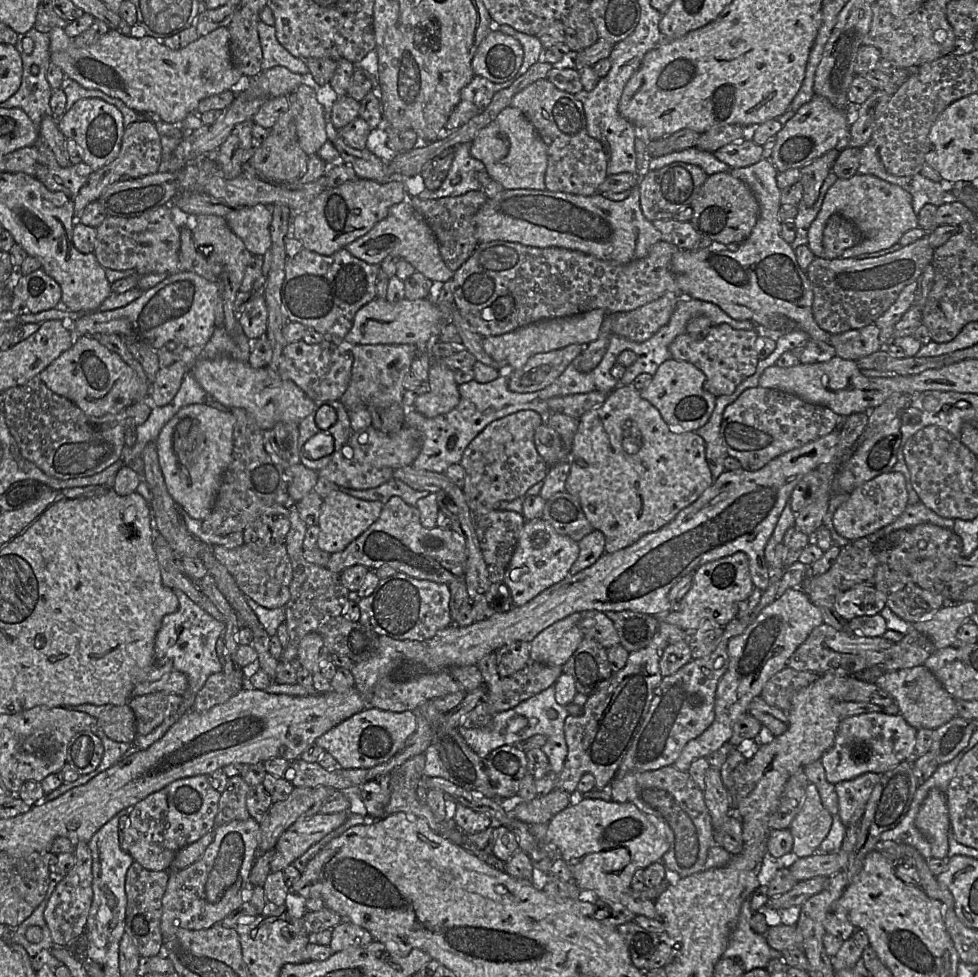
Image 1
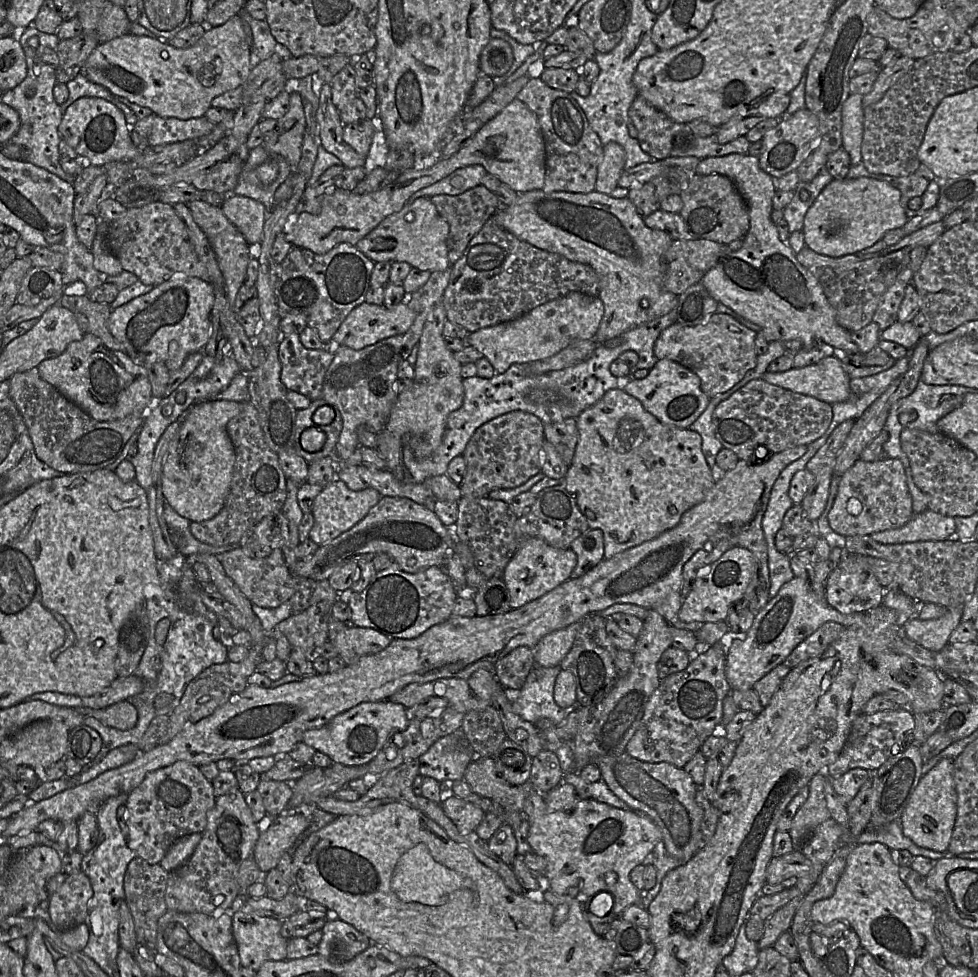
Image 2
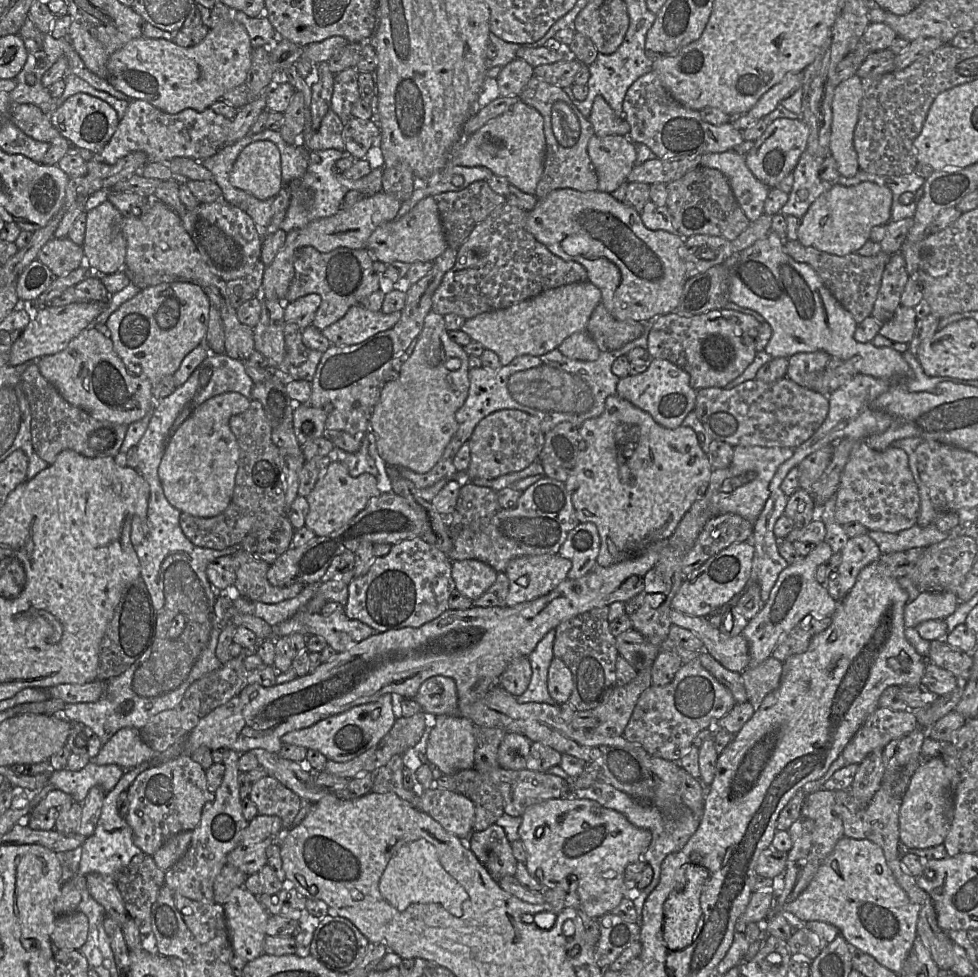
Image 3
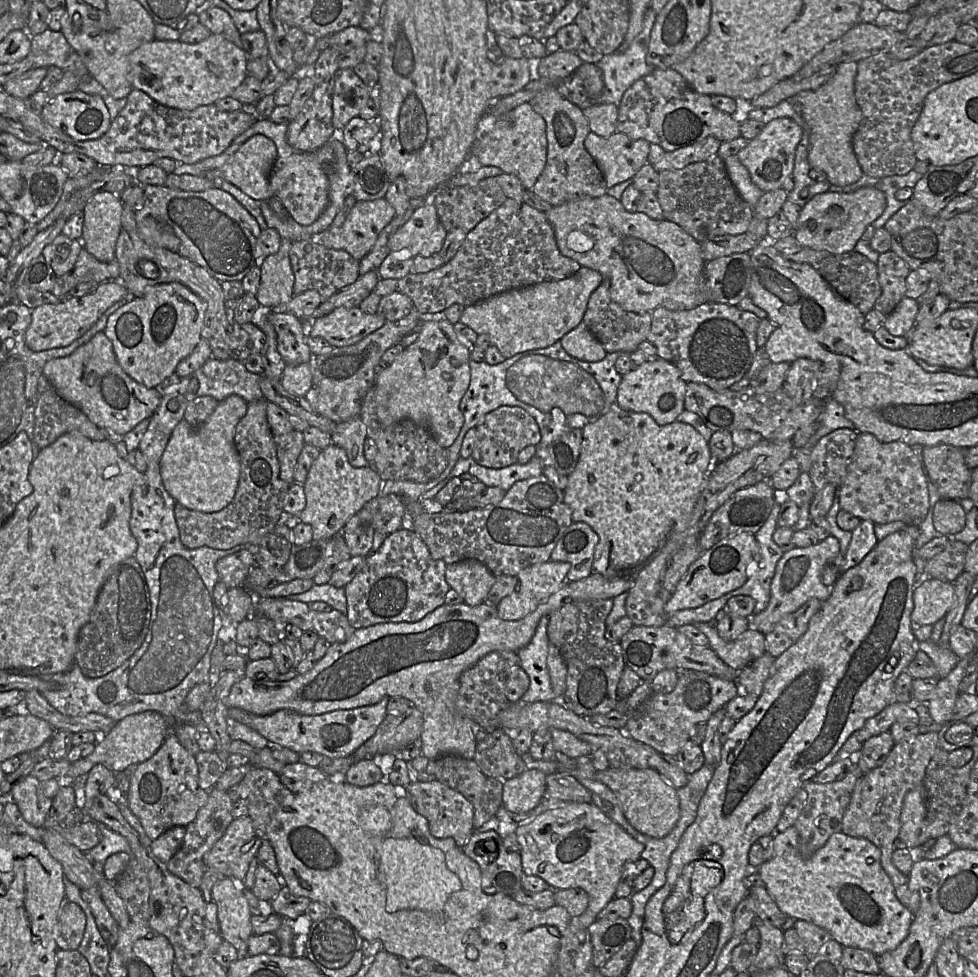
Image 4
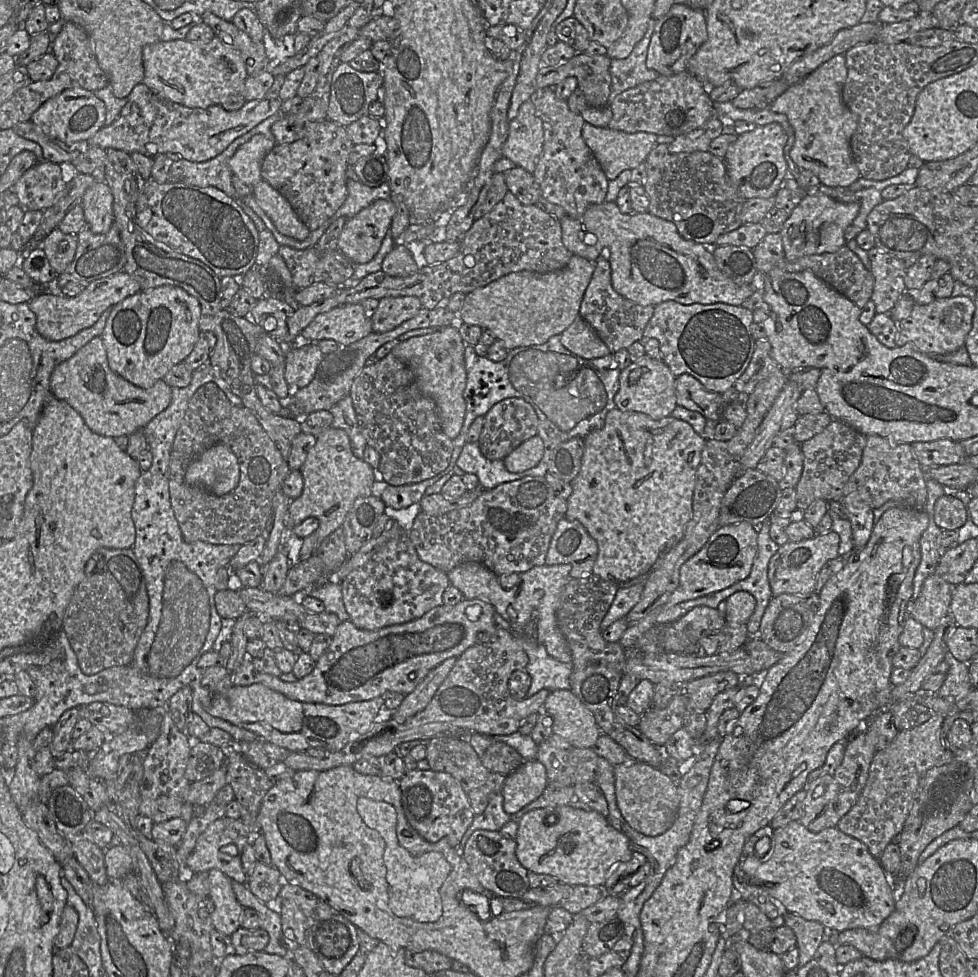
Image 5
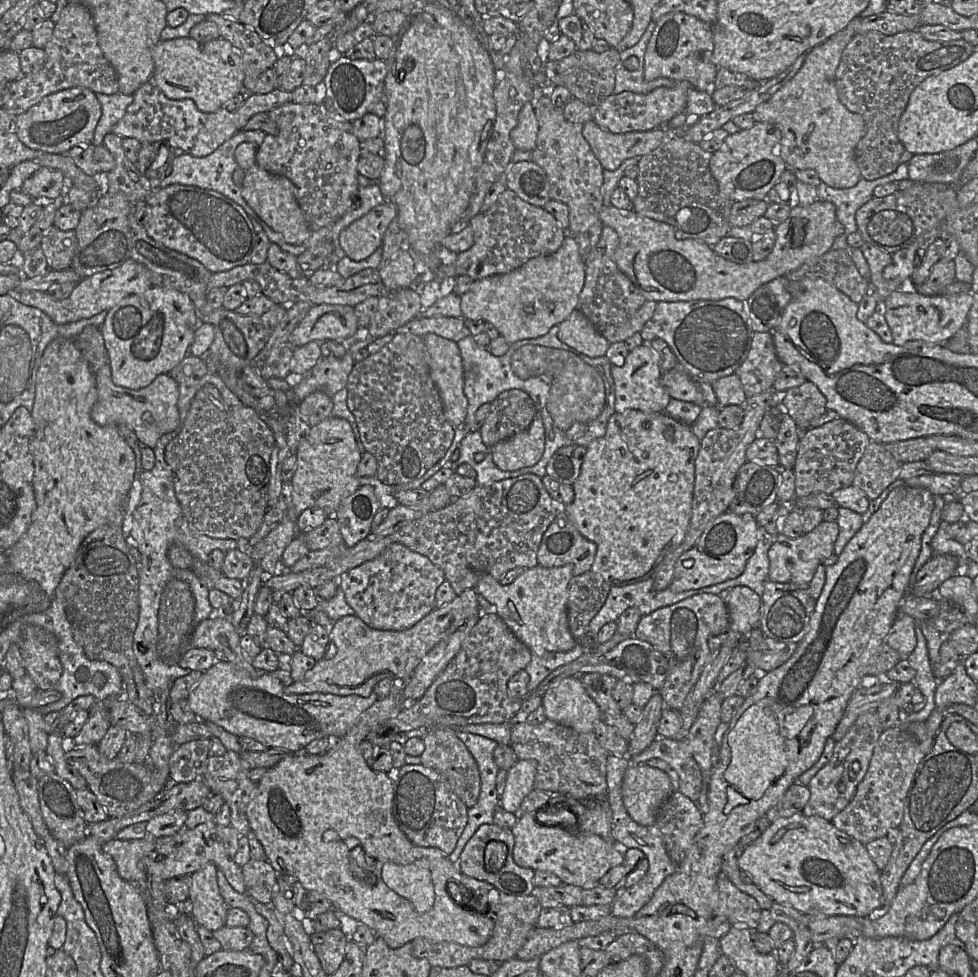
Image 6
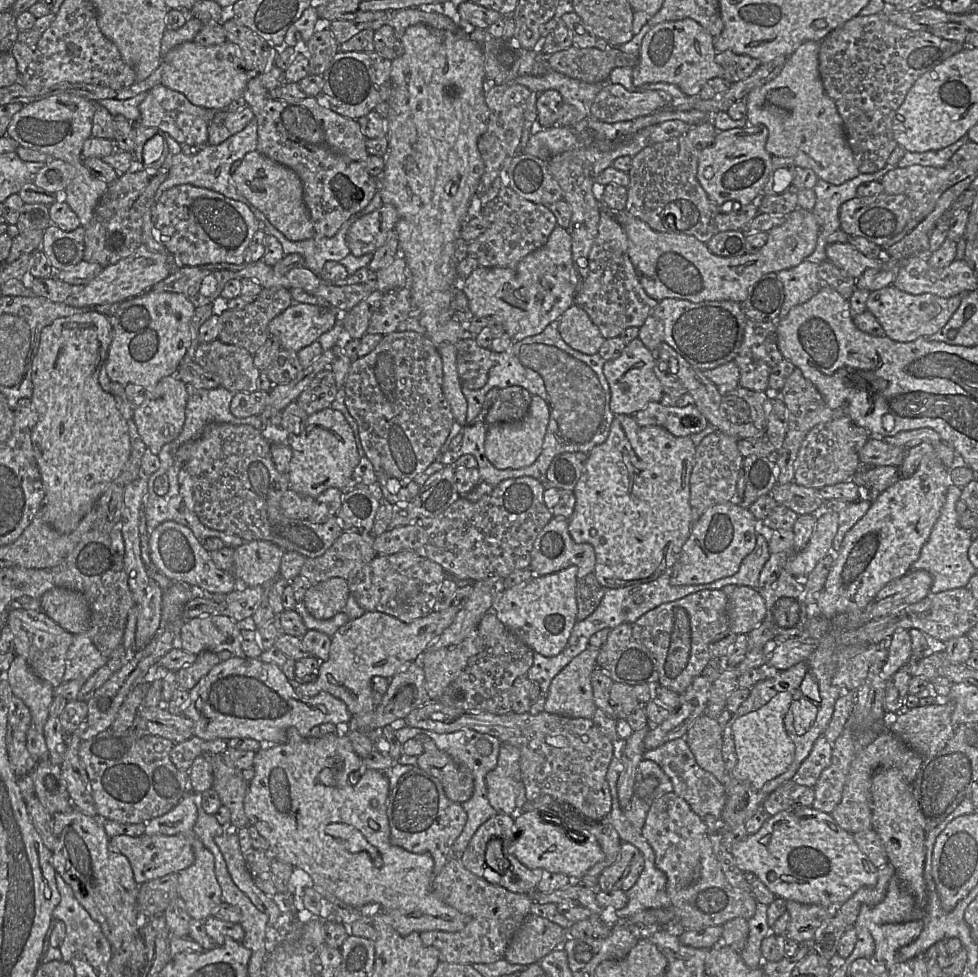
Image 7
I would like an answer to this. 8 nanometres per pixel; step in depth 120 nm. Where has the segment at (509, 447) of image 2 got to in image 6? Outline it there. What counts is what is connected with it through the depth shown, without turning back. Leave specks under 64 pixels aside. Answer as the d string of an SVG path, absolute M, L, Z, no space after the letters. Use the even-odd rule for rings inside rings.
M506 390L491 403L491 409L479 430L482 441L490 448L525 431L536 414L535 403L525 391Z

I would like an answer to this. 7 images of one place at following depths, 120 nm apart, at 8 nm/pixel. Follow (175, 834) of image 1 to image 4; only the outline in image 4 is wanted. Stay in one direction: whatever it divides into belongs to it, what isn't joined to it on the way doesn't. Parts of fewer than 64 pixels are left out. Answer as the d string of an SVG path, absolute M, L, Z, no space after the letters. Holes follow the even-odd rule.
M170 731L157 752L148 760L137 764L130 777L127 803L140 820L147 837L157 839L175 826L191 823L209 797L209 791L199 786L198 766L195 756L189 753Z

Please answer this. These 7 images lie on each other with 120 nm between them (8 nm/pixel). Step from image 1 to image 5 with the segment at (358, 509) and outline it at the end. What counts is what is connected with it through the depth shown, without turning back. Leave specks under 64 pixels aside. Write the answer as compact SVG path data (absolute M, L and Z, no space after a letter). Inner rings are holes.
M329 427L316 438L315 446L308 452L300 468L303 477L303 491L300 497L290 500L286 514L286 529L291 529L308 517L315 517L319 526L308 539L314 553L321 542L341 527L347 513L359 497L371 496L375 482L375 471L363 460L354 456L347 433Z

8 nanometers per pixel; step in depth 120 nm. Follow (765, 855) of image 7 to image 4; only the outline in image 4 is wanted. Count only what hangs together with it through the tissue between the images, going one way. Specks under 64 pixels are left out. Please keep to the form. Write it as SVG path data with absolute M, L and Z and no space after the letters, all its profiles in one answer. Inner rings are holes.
M796 828L776 830L772 858L755 871L787 917L824 928L843 947L854 946L881 955L897 948L909 934L914 914L898 900L881 865L880 849L865 838L836 832L811 857L803 858Z

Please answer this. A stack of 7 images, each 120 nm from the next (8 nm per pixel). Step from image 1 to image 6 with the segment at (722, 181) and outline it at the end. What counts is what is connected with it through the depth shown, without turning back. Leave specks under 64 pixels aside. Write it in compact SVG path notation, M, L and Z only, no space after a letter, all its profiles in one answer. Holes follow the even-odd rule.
M683 136L666 139L659 147L638 160L638 194L632 210L653 220L670 224L677 239L697 239L710 246L728 235L734 202L721 195L709 163L713 153Z

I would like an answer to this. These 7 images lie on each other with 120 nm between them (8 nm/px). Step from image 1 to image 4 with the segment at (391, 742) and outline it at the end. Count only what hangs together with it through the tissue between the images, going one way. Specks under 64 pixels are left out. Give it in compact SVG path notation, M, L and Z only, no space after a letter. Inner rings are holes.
M390 697L378 703L353 709L340 709L319 715L302 715L281 709L269 715L256 715L240 708L229 708L230 720L241 722L260 733L271 744L278 744L301 754L306 751L324 755L327 759L351 756L369 740L387 716Z

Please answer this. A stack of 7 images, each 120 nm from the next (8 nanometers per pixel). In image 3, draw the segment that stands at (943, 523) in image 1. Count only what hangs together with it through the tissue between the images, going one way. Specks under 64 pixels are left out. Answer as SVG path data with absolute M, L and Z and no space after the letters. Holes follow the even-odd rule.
M931 522L925 527L915 524L909 529L896 533L868 531L867 534L877 544L882 554L891 554L937 544L952 536L953 531L941 532L935 523Z

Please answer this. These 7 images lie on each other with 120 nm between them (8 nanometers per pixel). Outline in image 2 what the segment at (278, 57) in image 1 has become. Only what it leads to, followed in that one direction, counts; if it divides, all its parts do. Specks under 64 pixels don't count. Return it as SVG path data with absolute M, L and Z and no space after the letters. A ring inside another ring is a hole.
M242 11L239 15L243 22L246 22L251 28L252 67L260 61L268 59L273 54L277 54L283 60L292 57L290 51L273 37L266 20L256 20L245 11Z

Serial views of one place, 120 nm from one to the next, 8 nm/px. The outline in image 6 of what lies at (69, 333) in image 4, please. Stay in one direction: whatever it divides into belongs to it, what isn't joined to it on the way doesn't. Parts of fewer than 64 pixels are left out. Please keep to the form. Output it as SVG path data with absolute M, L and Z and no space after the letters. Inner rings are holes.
M129 258L116 268L81 279L67 299L59 300L42 291L13 290L8 294L24 305L40 309L56 324L68 324L93 317L102 311L109 311L124 298L133 294L143 293L150 287L152 287L152 283L148 269Z

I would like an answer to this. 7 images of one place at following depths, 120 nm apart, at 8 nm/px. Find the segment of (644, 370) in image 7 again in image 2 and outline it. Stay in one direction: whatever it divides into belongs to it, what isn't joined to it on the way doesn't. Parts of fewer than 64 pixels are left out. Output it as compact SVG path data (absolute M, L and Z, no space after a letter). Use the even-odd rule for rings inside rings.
M659 359L642 379L626 379L622 388L638 399L644 409L661 423L688 428L707 408L710 398L701 390L700 378L694 372L670 359Z

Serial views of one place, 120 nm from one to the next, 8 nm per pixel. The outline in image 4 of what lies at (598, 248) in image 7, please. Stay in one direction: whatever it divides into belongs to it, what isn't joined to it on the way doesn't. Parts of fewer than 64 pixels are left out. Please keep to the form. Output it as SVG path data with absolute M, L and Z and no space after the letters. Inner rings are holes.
M603 279L601 284L590 295L583 322L607 353L623 351L631 353L638 349L641 342L647 340L651 328L652 313L635 313L622 309L610 297L610 280Z

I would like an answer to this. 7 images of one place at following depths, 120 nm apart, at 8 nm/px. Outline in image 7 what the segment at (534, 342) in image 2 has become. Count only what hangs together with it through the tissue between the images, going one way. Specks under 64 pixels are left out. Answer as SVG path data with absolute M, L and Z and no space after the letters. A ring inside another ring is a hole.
M557 225L545 245L529 253L514 267L478 266L463 280L472 316L495 317L513 341L541 333L574 304L577 274L568 230Z

